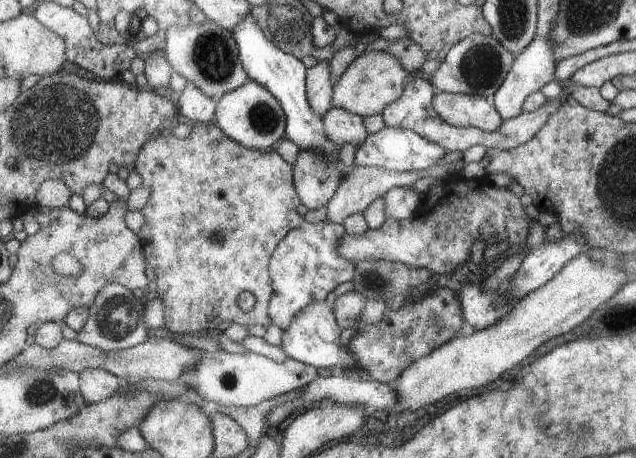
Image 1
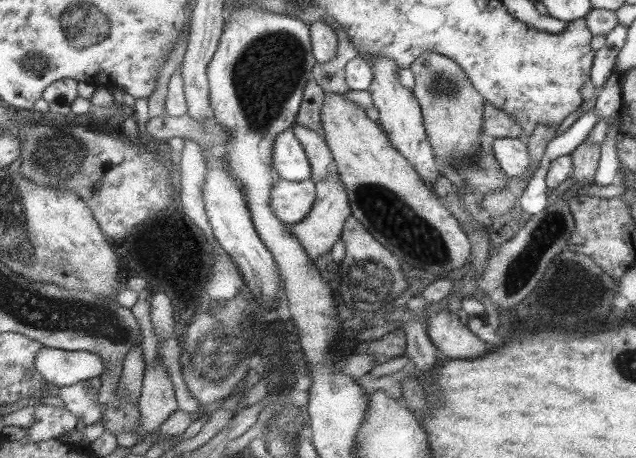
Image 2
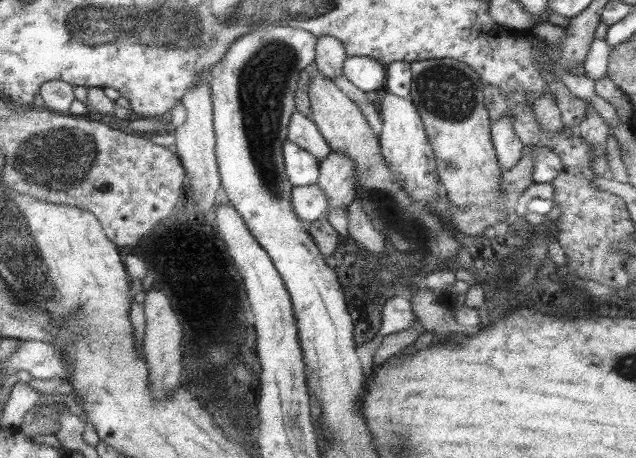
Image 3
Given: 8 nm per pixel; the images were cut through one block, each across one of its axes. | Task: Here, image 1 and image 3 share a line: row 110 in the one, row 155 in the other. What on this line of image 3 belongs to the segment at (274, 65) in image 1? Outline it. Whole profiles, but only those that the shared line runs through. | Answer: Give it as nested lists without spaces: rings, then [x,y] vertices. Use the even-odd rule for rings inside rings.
[[[287,141],[282,147],[286,176],[293,187],[305,187],[318,183],[320,163],[315,156],[299,145]]]

